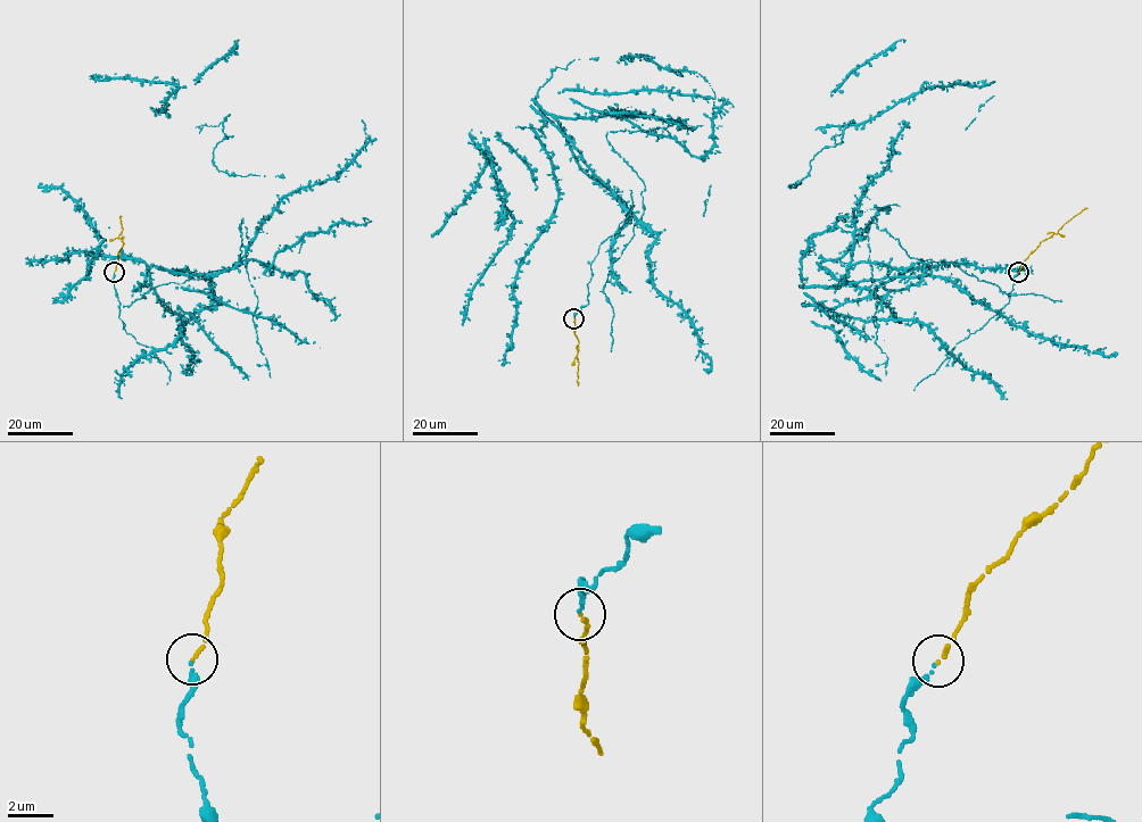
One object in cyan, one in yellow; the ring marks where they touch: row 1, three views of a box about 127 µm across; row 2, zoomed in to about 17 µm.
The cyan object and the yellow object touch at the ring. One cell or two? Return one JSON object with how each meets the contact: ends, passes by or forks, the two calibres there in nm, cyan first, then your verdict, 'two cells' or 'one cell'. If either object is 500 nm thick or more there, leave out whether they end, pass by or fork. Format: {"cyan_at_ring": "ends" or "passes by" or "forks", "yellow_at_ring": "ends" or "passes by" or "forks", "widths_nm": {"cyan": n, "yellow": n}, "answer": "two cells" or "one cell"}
{"cyan_at_ring": "ends", "yellow_at_ring": "ends", "widths_nm": {"cyan": 170, "yellow": 140}, "answer": "one cell"}

